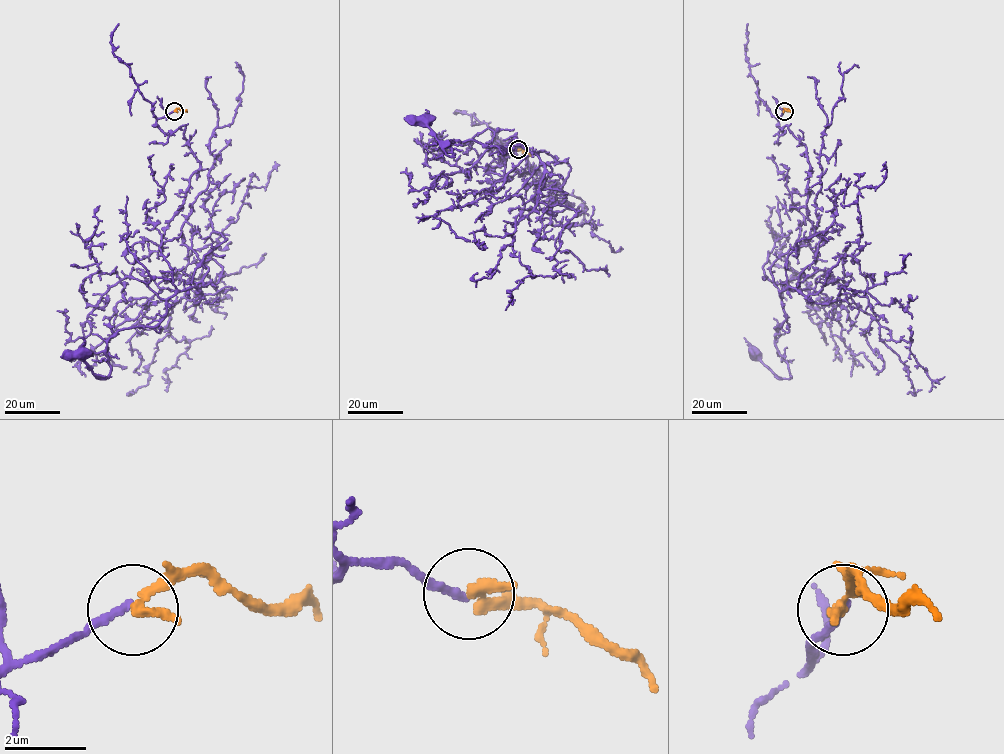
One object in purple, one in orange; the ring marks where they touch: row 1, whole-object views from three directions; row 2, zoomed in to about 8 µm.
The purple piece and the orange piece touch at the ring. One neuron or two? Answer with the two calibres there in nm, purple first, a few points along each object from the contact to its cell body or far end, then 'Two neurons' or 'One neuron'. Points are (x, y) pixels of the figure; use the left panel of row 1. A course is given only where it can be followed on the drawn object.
Thickness 200 nm (purple) against 320 nm. Course of purple: (174, 111), (156, 125), (200, 163), (159, 247), (176, 291), (109, 338), (105, 377), (82, 355). Course of orange: (174, 111), (180, 108), (187, 112). Two neurons

